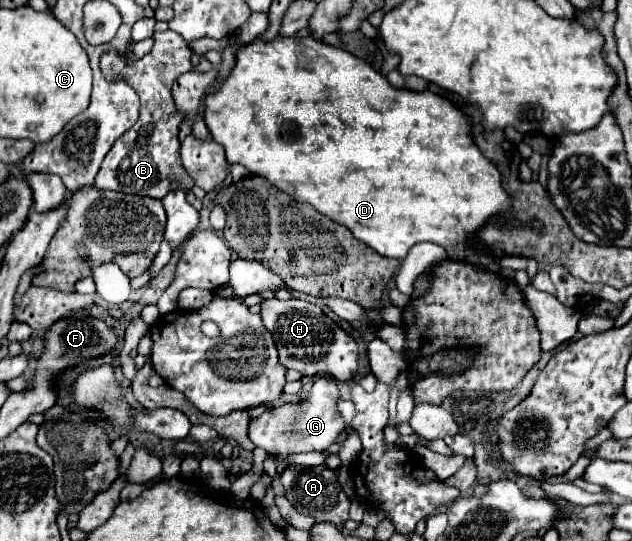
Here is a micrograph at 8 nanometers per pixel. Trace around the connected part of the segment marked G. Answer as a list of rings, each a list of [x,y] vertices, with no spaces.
[[[320,377],[310,395],[300,403],[286,403],[282,407],[274,407],[264,411],[260,417],[250,419],[248,437],[256,447],[266,449],[268,455],[294,455],[294,453],[310,453],[310,451],[326,451],[336,439],[344,433],[346,423],[338,411],[340,391],[336,381],[330,377]]]

